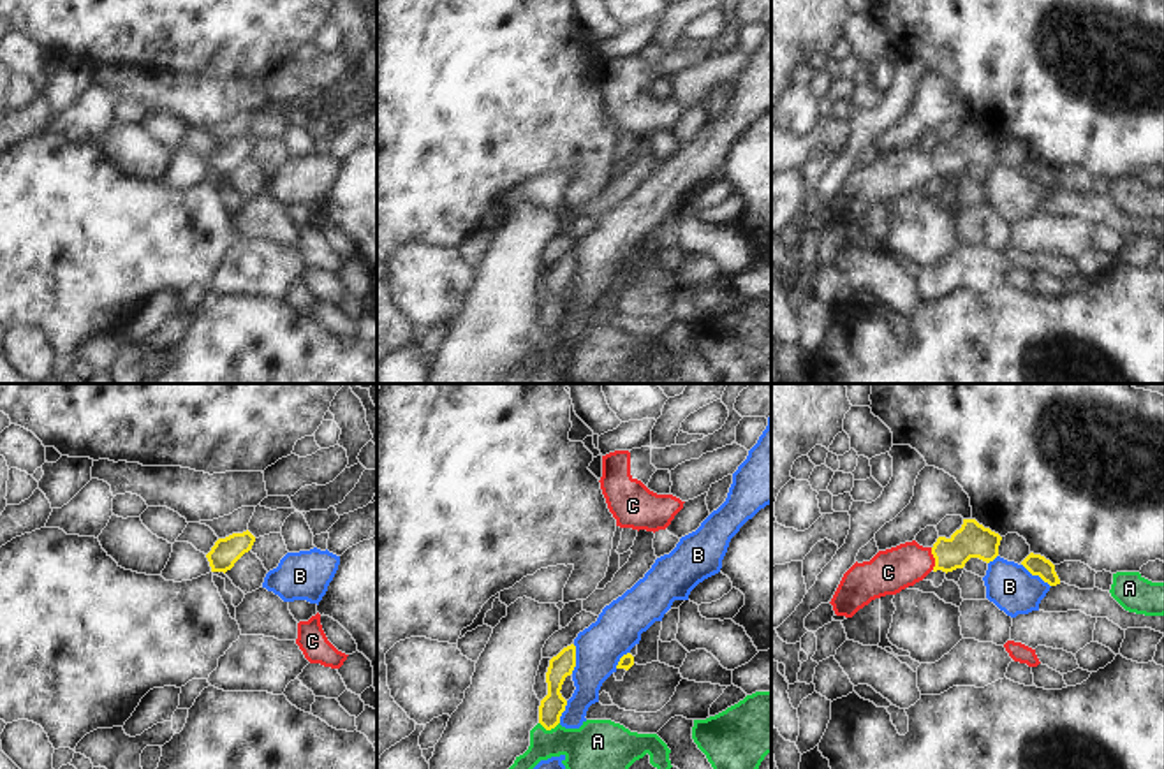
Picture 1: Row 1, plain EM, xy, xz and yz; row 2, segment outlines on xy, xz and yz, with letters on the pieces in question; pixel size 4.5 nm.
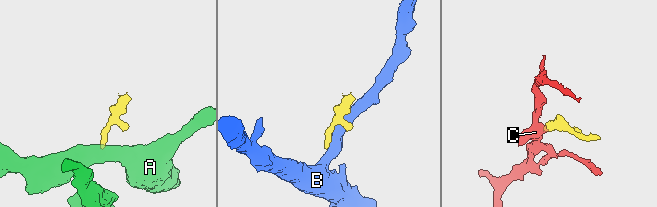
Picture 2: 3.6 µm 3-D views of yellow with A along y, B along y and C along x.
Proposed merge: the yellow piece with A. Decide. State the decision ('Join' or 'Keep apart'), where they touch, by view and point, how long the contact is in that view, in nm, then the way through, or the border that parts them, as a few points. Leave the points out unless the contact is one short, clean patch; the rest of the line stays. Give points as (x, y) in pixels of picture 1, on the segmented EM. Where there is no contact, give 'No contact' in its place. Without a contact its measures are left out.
Keep apart. Touches yellow at xz (550, 729). Shared border 100 nm. Boundary: xz (539, 722), (546, 729), (553, 729), (559, 724).

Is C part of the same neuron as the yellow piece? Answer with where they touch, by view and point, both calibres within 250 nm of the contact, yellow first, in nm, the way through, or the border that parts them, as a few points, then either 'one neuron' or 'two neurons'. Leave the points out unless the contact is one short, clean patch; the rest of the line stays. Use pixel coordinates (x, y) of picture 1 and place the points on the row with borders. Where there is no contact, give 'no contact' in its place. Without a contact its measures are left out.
meets yellow in yz at (934, 556); 160 nm thick on the yellow side, 200 nm on the other; runs through yz (972, 541), (953, 553), (934, 556), (888, 572); one neuron

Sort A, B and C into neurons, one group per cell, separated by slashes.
A / B / C

